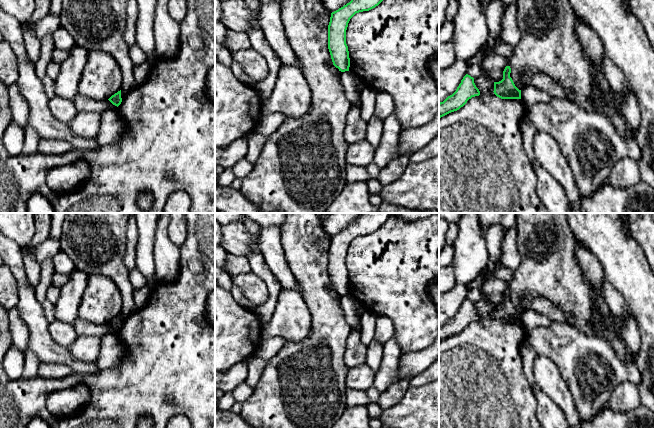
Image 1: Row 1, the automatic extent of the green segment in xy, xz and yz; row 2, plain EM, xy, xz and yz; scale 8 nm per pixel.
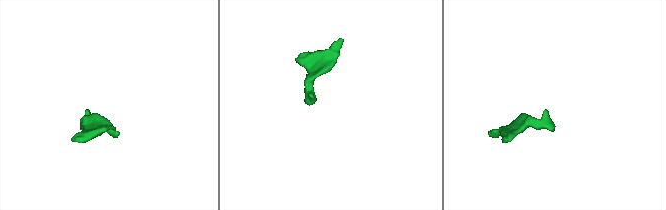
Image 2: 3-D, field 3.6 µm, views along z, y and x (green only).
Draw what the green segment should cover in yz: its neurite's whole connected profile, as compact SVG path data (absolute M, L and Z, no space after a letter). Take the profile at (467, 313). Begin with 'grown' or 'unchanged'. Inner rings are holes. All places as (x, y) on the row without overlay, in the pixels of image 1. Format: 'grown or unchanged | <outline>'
unchanged | M466 298L456 315L439 327L439 342L459 334L469 323L479 319L480 315L474 307L474 302Z

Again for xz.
unchanged | M362 213L349 227L331 237L328 249L328 273L333 289L341 296L349 295L350 282L346 254L350 243L359 236L378 230L391 213Z

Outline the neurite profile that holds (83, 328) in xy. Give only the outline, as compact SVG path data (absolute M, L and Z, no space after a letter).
M79 318L74 322L73 327L78 336L101 337L105 334L117 336L118 333L118 331L113 329L109 324L97 325Z

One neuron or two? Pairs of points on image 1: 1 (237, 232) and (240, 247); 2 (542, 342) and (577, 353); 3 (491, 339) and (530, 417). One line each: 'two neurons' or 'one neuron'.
1: one neuron
2: one neuron
3: one neuron

